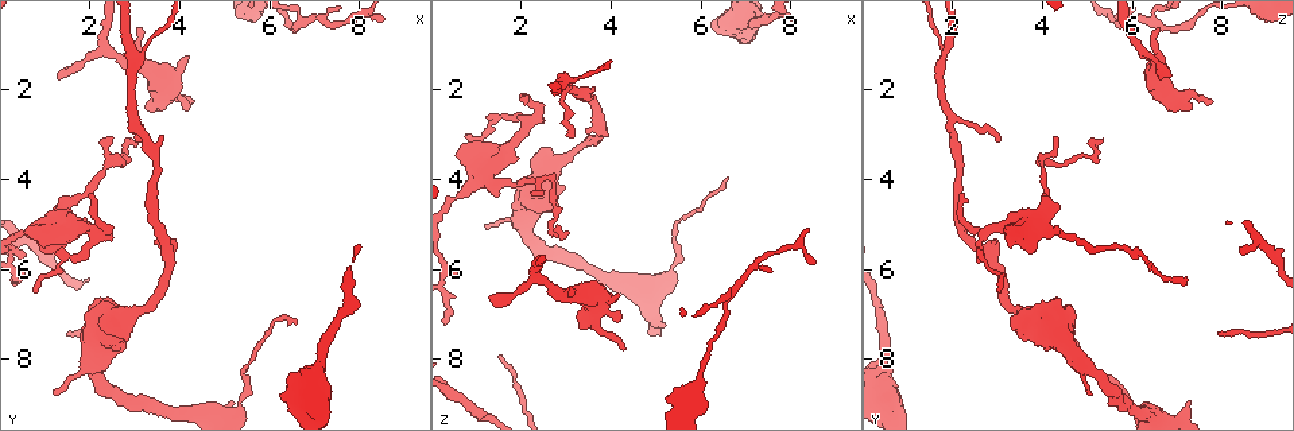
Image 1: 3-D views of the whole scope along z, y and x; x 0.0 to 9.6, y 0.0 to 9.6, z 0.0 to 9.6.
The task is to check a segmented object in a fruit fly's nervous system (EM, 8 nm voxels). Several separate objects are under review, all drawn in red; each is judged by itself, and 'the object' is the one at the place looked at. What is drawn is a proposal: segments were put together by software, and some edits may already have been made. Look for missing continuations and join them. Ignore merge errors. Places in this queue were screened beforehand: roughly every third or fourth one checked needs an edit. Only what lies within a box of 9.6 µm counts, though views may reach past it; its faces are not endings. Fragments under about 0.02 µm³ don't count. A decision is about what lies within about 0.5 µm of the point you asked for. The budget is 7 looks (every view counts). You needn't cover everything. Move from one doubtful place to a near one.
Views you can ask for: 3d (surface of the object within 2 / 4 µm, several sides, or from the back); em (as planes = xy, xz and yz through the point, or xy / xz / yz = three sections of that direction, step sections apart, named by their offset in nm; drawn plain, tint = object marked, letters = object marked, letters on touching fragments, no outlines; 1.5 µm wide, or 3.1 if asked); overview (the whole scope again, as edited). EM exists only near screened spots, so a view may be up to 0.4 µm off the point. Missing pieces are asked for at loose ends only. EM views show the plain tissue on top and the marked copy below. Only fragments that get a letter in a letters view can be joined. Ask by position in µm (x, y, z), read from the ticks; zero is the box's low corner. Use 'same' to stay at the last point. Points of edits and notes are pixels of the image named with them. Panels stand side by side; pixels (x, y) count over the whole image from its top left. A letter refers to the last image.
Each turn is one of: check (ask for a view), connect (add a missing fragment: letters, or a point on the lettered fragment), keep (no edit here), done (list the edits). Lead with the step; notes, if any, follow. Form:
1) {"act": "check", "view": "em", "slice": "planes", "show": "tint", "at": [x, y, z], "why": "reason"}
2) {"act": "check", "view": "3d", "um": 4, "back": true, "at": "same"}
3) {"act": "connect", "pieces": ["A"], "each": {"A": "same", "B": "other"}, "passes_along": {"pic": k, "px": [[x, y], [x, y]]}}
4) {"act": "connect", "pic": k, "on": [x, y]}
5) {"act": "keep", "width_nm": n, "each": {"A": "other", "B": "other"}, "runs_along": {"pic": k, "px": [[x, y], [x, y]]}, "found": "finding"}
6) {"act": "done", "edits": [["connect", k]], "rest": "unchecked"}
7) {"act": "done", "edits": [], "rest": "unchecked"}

{"act": "check", "view": "em", "slice": "planes", "show": "tint", "at": [1.20, 1.75, 6.65], "why": "tapers out"}

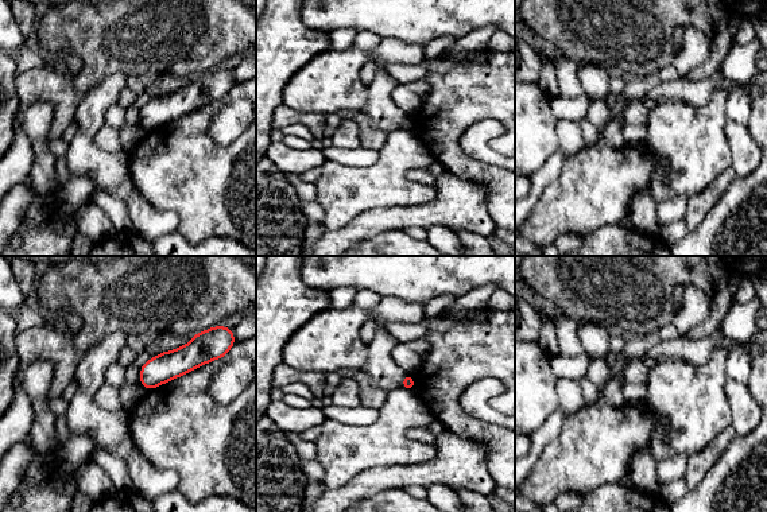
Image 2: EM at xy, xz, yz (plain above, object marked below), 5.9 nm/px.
{"act": "check", "view": "em", "slice": "planes", "show": "letters", "at": "same"}

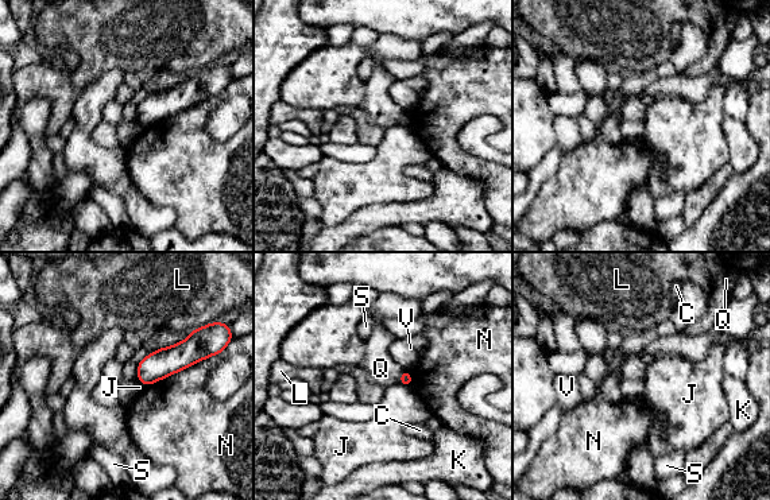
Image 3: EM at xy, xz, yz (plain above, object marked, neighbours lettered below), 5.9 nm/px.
{"act": "keep", "each": {"C": "other", "J": "other", "K": "other", "L": "other", "N": "other", "Q": "other", "S": "other", "V": "other"}, "border": {"pic": 3, "px": [[405, 369], [397, 380]]}, "found": "no lettered fragment goes on from it"}

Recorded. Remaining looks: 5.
{"act": "check", "view": "3d", "um": 4, "at": [3.15, 0.65, 6.65], "why": "an open end"}

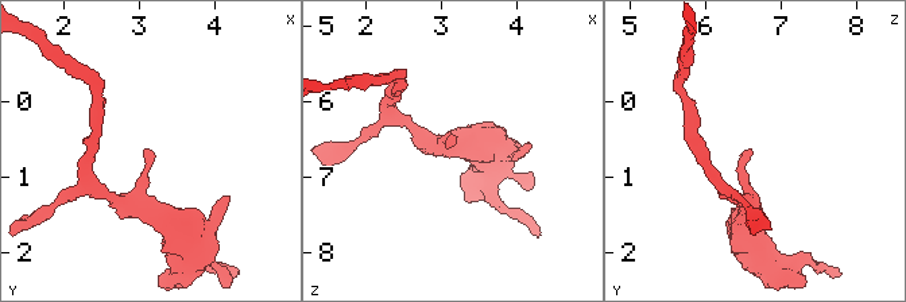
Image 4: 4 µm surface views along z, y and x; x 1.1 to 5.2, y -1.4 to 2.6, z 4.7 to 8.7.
{"act": "check", "view": "em", "slice": "planes", "show": "letters", "at": [3.15, 0.70, 6.60], "why": "need the tissue"}

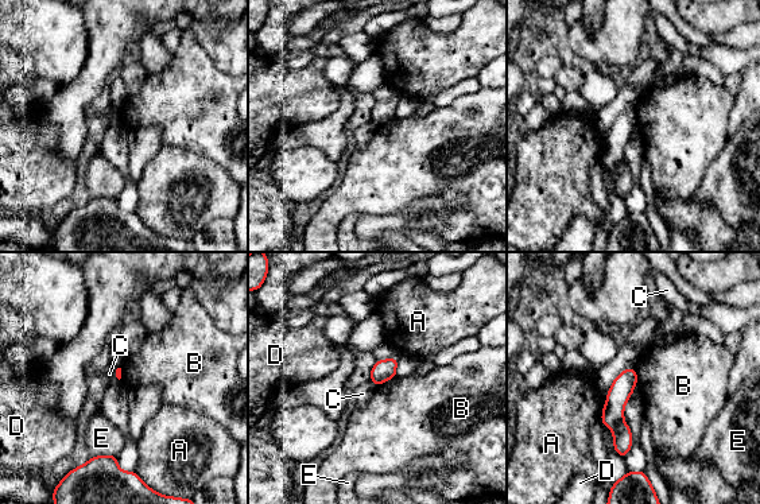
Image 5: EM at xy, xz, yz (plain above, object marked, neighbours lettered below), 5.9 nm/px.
{"act": "keep", "each": {"A": "other", "B": "other", "C": "other", "D": "other", "E": "other"}, "runs_along": {"pic": 5, "px": [[631, 371], [616, 399], [621, 452]]}, "found": "no lettered fragment goes on from it"}

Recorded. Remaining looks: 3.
{"act": "check", "view": "em", "slice": "xy", "step": 4, "show": "tint", "at": [5.20, 8.90, 7.30], "why": "branch stops here"}

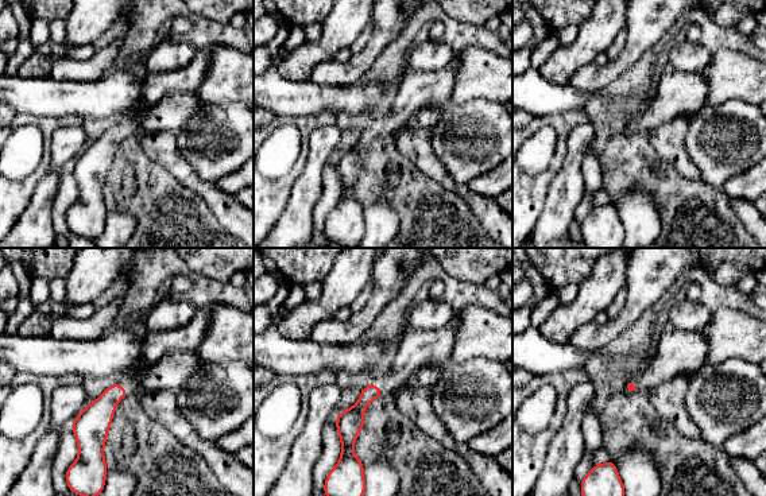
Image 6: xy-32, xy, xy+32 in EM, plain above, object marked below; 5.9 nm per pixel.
{"act": "check", "view": "em", "slice": "xy", "step": 4, "show": "letters", "at": "same", "why": "see the neighbours"}

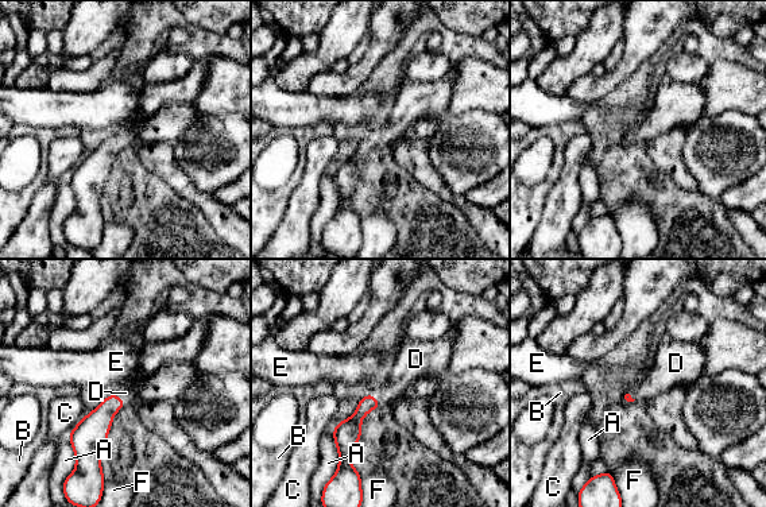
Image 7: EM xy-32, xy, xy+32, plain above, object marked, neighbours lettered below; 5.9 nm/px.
{"act": "connect", "pieces": ["D"], "each": {"A": "other", "B": "other", "C": "other", "D": "same", "E": "other", "F": "other"}, "passes_along": {"pic": 7, "px": [[92, 430], [119, 398], [126, 393]]}, "found": "it goes on there"}

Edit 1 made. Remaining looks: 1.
{"act": "done", "edits": [["connect", 7]], "rest": "unchecked"}

